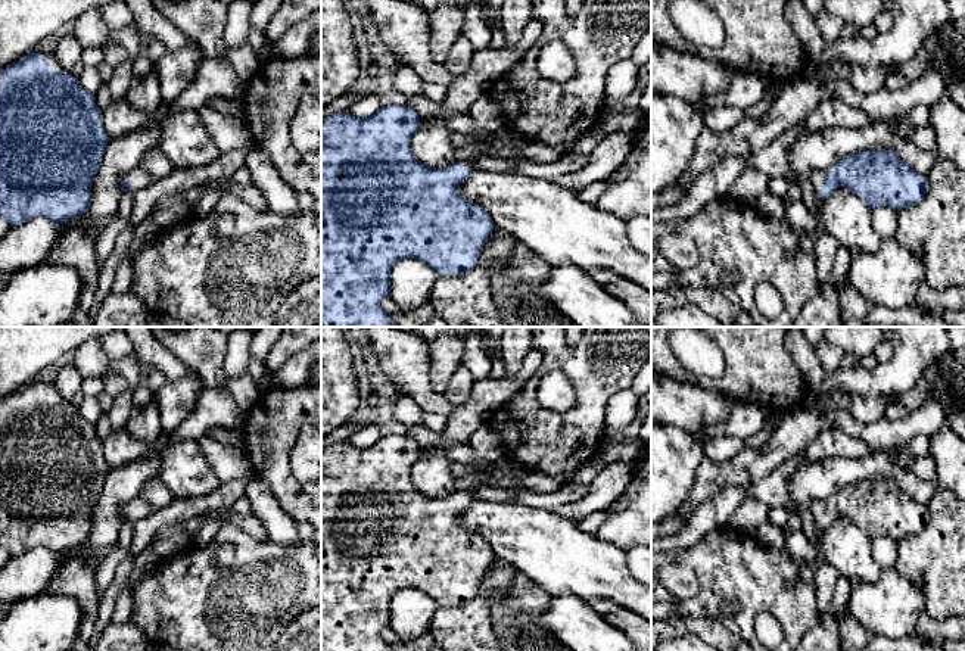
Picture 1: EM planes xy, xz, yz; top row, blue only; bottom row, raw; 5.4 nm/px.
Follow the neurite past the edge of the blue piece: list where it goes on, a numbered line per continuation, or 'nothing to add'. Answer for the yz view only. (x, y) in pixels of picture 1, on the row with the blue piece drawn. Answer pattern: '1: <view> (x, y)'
1: yz (815, 177)

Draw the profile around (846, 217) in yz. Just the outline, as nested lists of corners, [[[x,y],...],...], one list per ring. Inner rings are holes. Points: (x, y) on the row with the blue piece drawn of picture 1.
[[[838,187],[822,205],[825,231],[849,250],[874,253],[881,237],[872,225],[872,209],[849,187]]]

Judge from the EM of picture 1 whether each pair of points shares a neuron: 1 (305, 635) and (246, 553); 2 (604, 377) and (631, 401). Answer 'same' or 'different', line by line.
1: different
2: different

